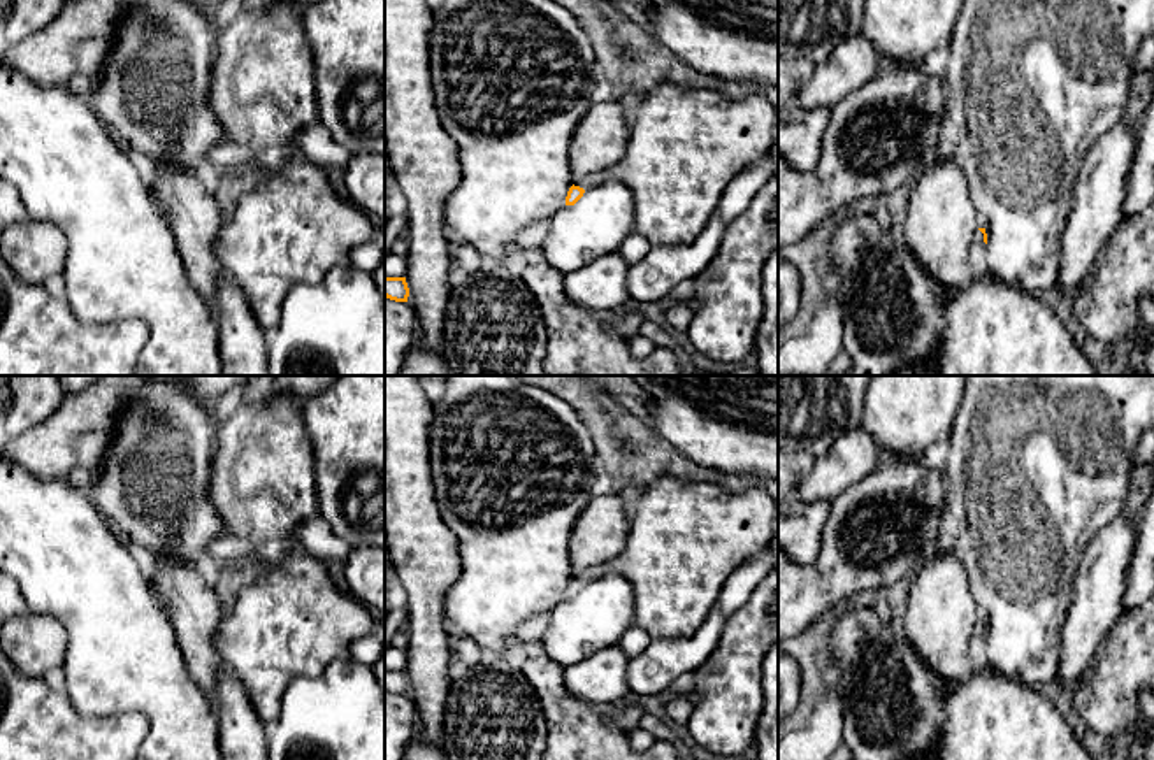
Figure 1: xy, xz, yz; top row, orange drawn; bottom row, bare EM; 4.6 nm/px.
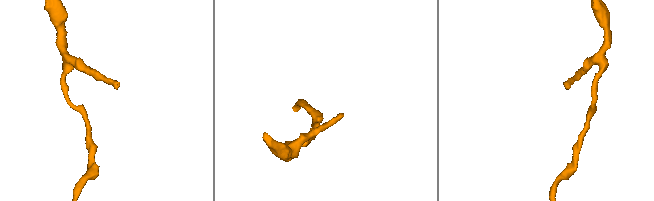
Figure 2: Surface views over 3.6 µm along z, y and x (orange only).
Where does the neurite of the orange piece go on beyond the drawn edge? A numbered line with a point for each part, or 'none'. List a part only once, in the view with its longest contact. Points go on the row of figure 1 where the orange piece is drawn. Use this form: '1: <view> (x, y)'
1: yz (977, 251)

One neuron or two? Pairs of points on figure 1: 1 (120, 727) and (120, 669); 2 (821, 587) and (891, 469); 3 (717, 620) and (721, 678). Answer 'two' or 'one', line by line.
1: two
2: one
3: two

